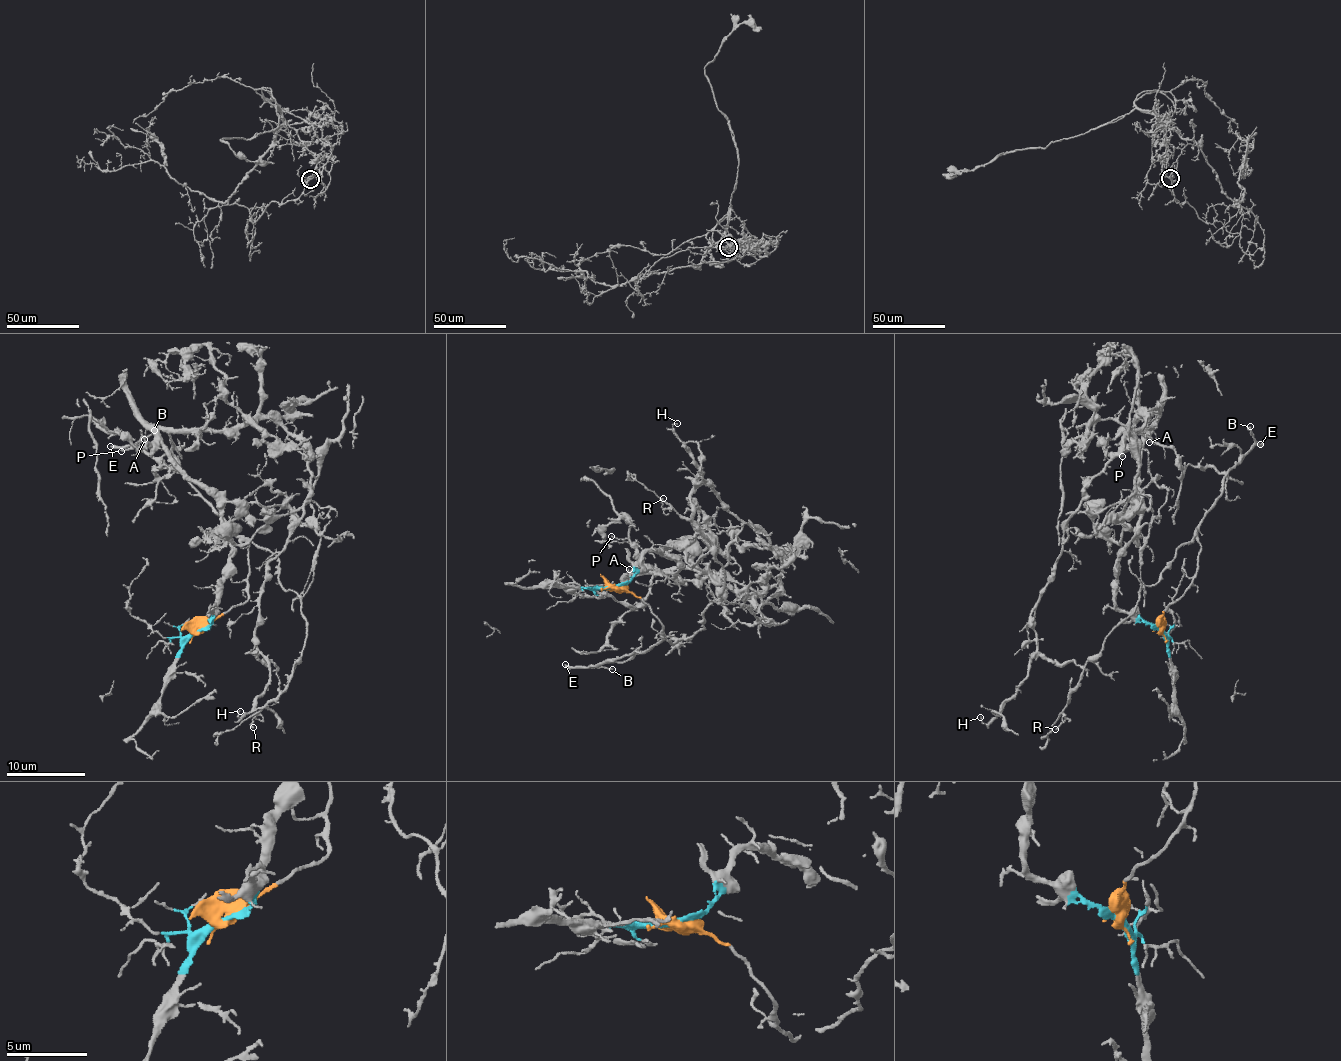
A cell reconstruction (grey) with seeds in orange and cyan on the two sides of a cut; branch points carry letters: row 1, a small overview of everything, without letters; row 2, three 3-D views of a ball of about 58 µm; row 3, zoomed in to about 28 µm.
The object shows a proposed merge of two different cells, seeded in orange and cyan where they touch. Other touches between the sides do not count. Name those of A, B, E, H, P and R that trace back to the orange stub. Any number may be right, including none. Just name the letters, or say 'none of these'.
B, E, R

